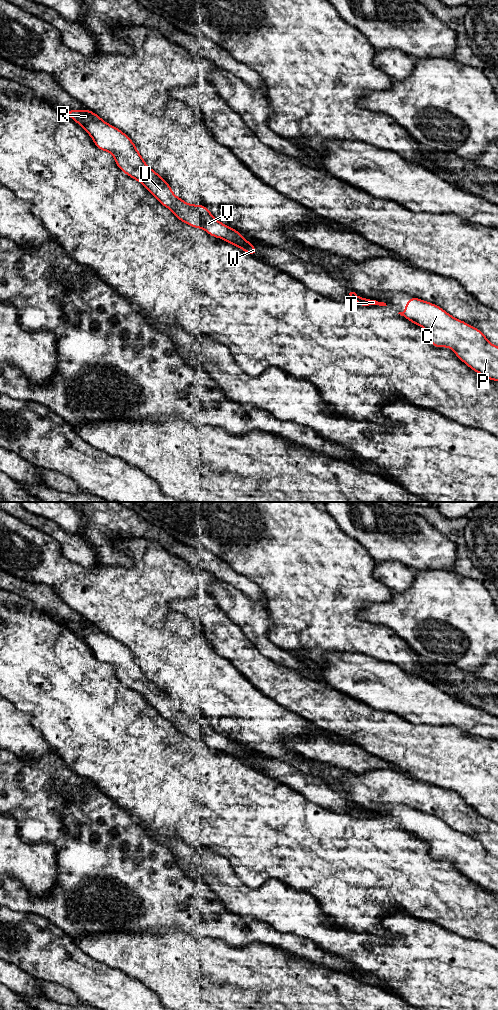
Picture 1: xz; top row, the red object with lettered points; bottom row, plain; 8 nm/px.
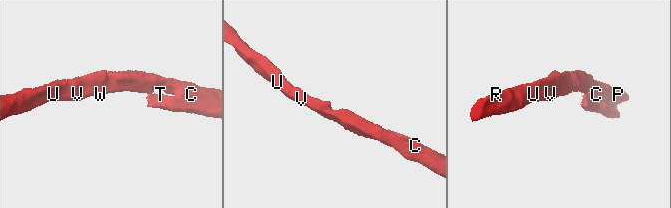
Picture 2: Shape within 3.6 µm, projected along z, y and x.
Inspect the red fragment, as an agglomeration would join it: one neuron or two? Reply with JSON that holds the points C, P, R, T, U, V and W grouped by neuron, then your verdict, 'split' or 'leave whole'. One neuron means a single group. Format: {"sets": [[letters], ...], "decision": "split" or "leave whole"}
{"sets": [["C", "P", "R", "U", "V", "W"], ["T"]], "decision": "split"}

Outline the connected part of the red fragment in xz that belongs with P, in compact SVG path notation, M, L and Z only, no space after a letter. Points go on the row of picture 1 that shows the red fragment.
M414 297L407 301L405 311L398 314L426 329L429 333L429 342L433 346L450 347L472 370L490 380L498 381L498 346L489 343L480 330L452 317L439 306Z

